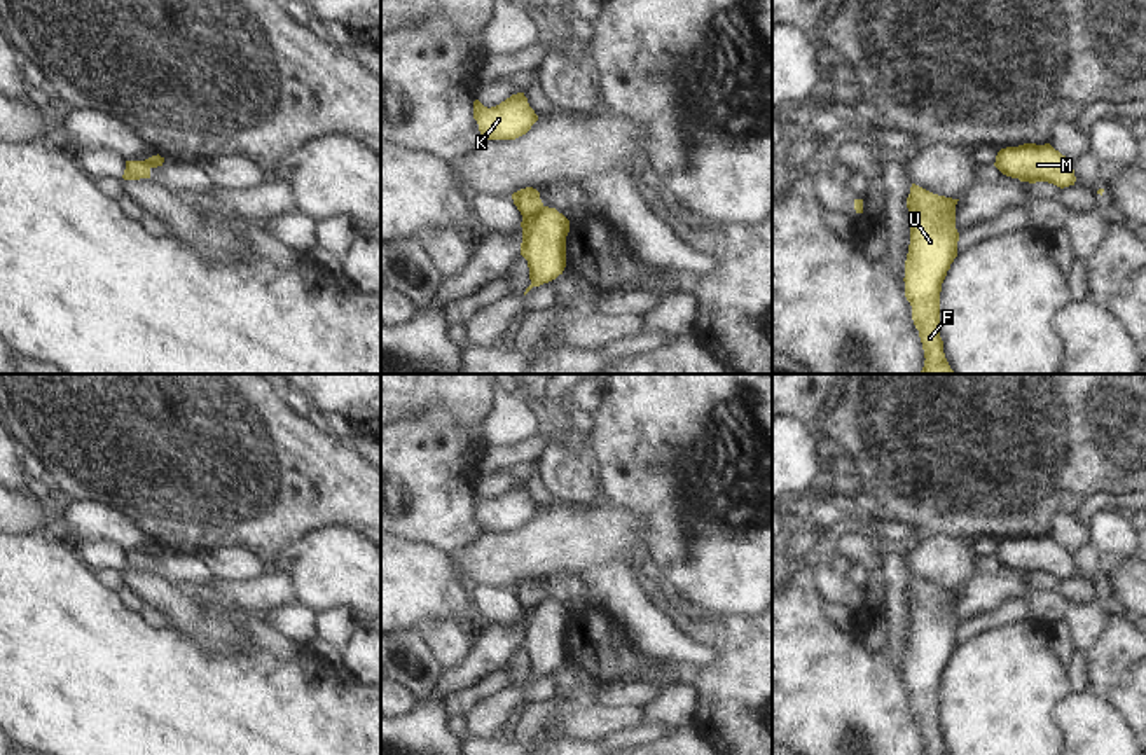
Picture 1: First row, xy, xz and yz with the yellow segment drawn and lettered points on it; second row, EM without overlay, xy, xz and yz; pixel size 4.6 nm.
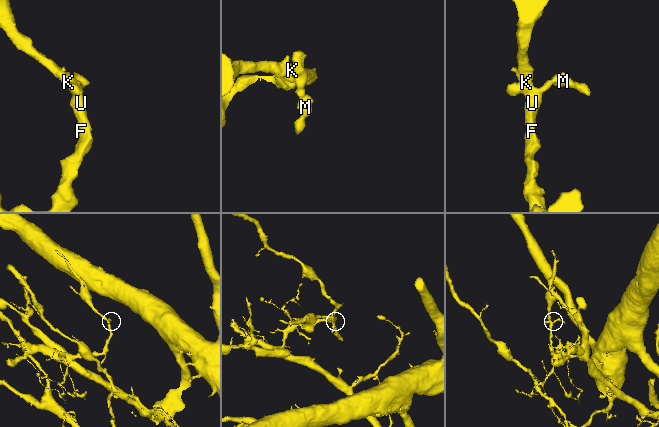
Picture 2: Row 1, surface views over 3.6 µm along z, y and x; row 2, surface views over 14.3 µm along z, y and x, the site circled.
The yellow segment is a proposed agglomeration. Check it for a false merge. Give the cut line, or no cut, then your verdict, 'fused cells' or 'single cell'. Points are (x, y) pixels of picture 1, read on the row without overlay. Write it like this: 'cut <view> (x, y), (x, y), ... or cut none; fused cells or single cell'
cut xz (544, 598), (523, 610); fused cells

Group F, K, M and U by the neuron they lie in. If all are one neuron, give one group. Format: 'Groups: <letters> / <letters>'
Groups: F K U / M

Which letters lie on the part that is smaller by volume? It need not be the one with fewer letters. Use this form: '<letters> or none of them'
M

